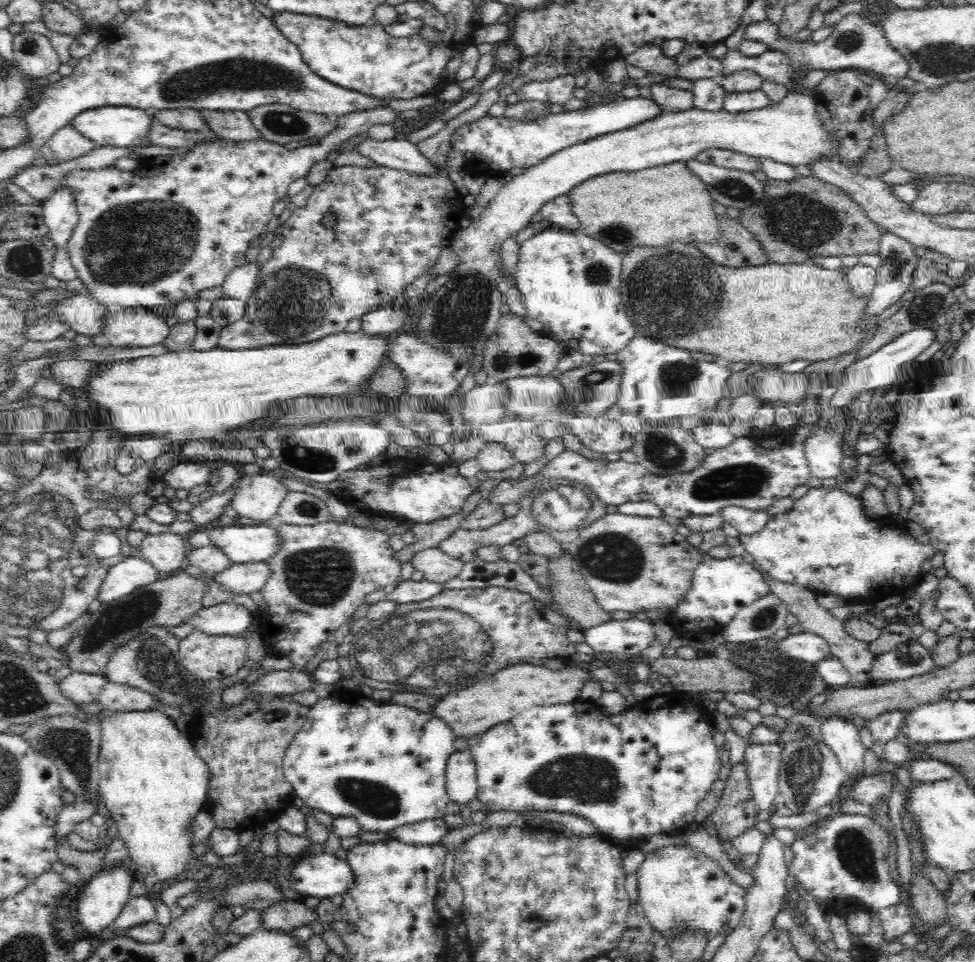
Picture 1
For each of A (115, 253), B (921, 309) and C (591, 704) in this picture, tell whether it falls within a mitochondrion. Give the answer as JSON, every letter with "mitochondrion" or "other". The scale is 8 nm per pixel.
{"A":"mitochondrion","B":"mitochondrion","C":"other"}

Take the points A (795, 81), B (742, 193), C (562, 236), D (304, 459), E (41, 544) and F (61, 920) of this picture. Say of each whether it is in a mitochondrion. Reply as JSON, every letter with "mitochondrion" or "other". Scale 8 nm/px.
{"A":"other","B":"mitochondrion","C":"other","D":"mitochondrion","E":"mitochondrion","F":"mitochondrion"}

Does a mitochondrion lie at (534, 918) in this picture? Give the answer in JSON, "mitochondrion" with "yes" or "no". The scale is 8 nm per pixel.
{"mitochondrion":"no"}

